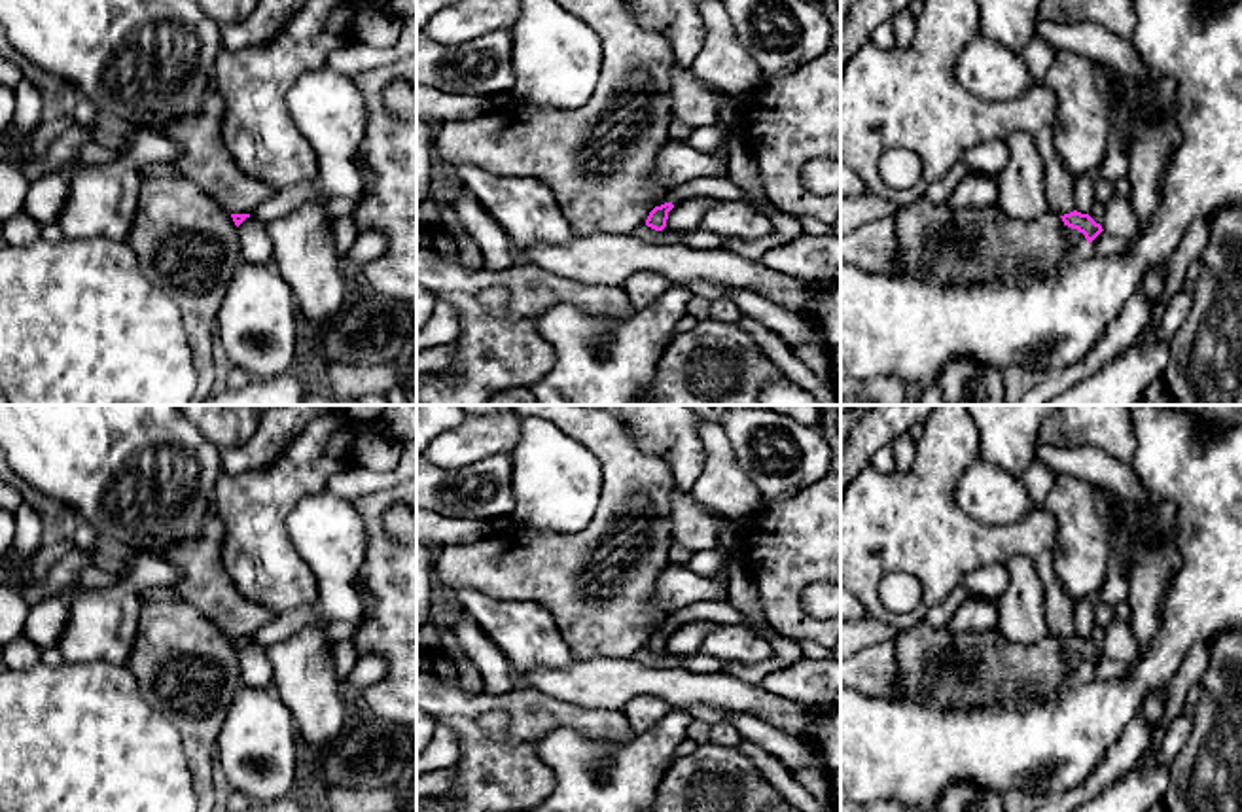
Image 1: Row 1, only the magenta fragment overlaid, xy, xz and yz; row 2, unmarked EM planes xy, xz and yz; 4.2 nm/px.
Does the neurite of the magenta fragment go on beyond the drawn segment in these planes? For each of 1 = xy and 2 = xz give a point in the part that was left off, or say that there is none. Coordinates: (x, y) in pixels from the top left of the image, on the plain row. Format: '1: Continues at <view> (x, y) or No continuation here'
1: No continuation here
2: No continuation here

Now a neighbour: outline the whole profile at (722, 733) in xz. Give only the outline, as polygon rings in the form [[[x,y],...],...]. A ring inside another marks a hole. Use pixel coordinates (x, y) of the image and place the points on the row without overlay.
[[[725,719],[710,727],[708,742],[712,744],[725,746],[725,748],[738,748],[740,740],[742,740],[740,733]]]

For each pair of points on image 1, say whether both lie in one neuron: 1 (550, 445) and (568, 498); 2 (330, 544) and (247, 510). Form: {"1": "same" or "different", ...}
{"1": "same", "2": "different"}

